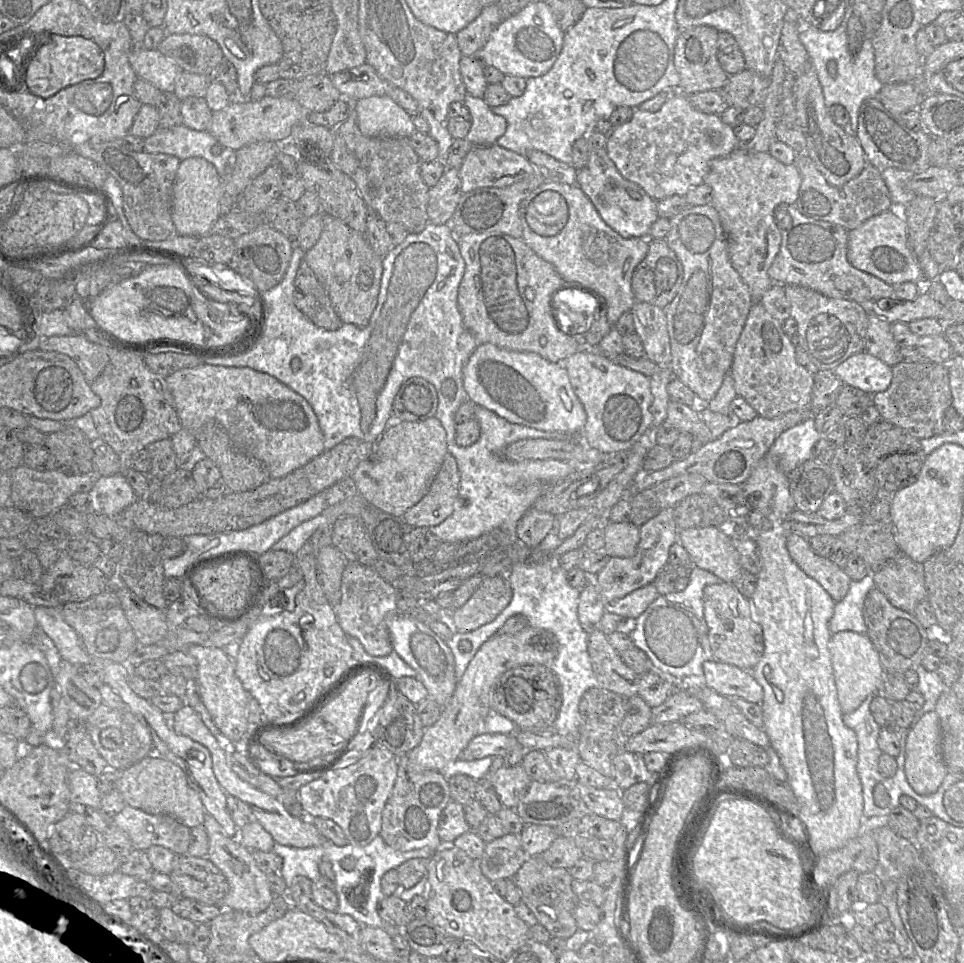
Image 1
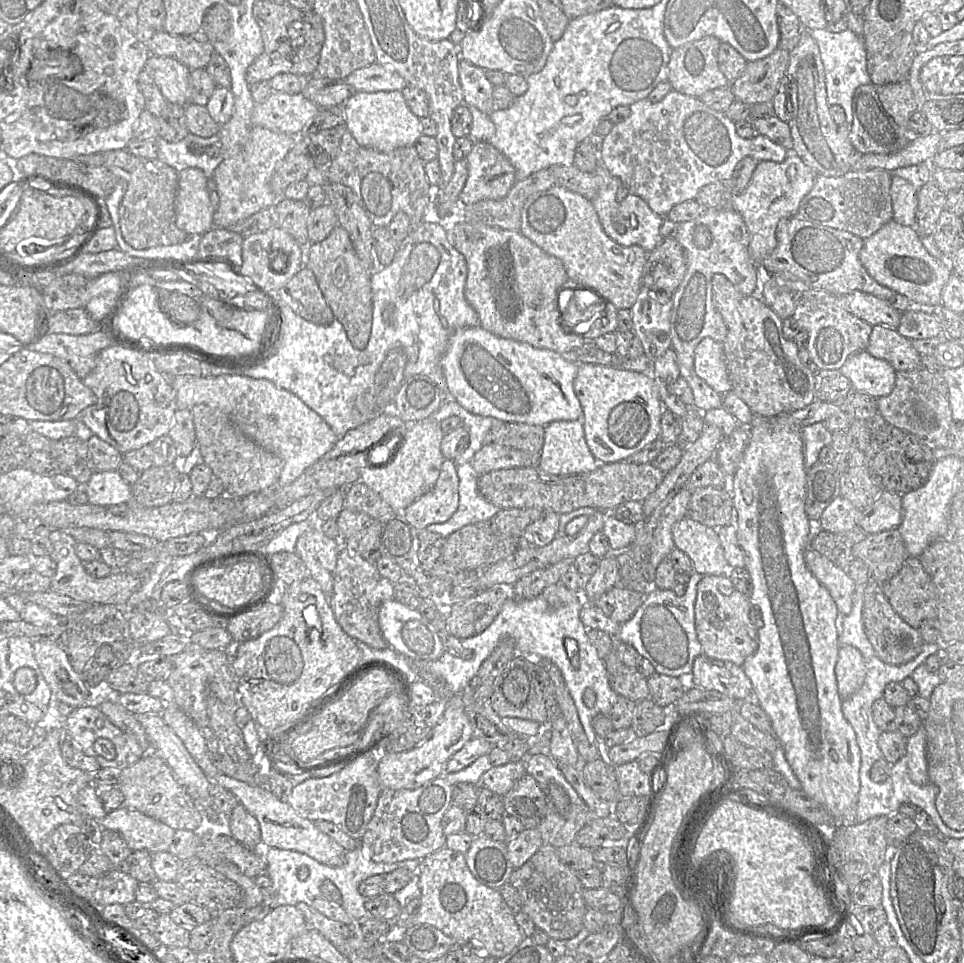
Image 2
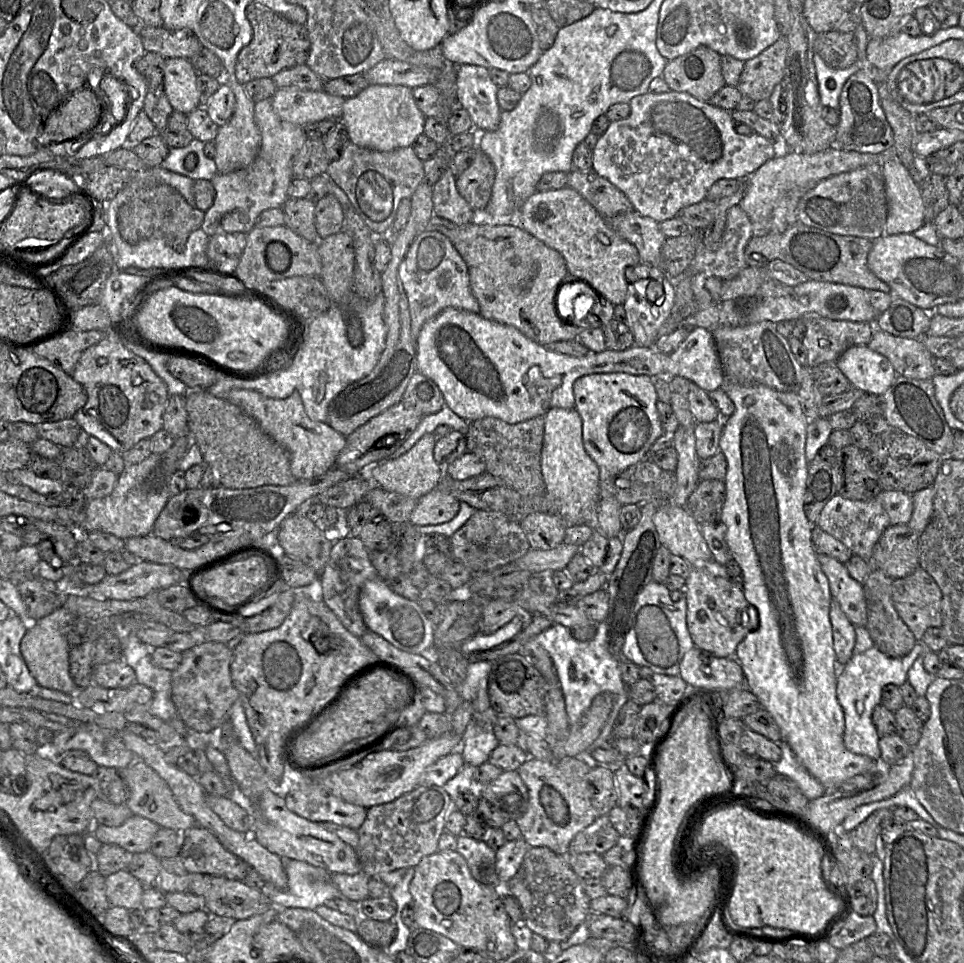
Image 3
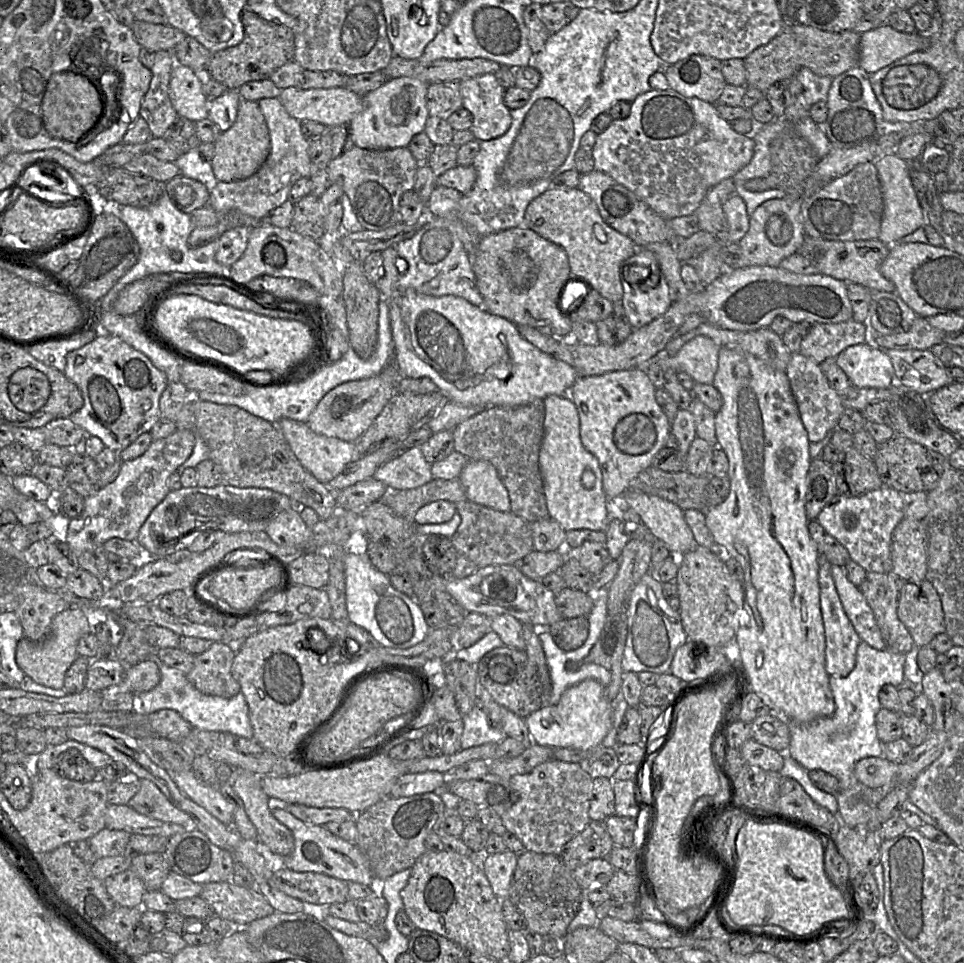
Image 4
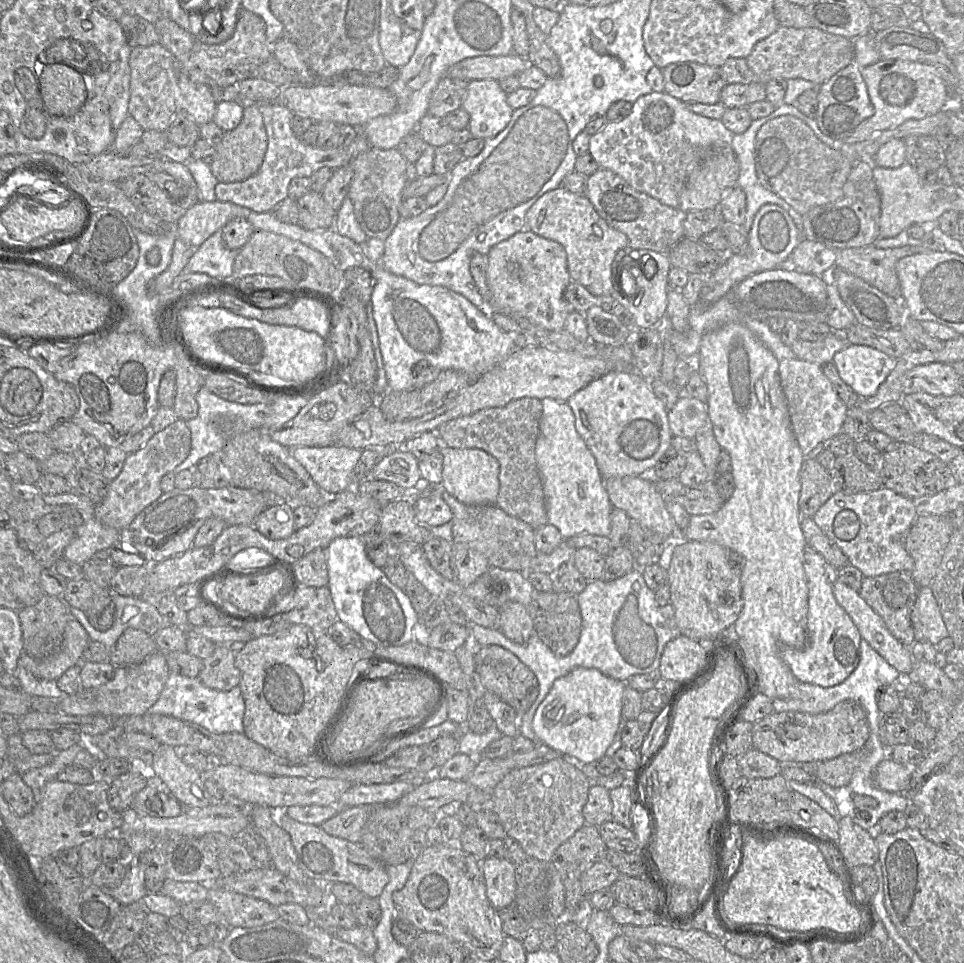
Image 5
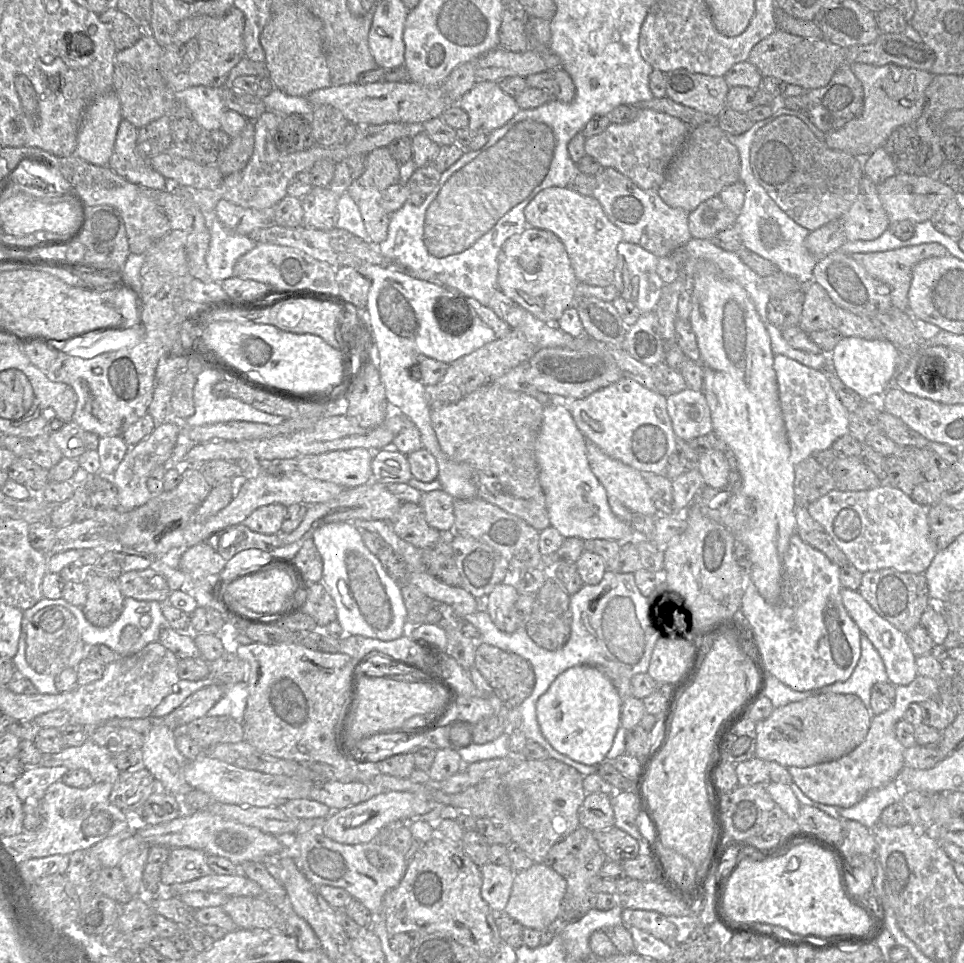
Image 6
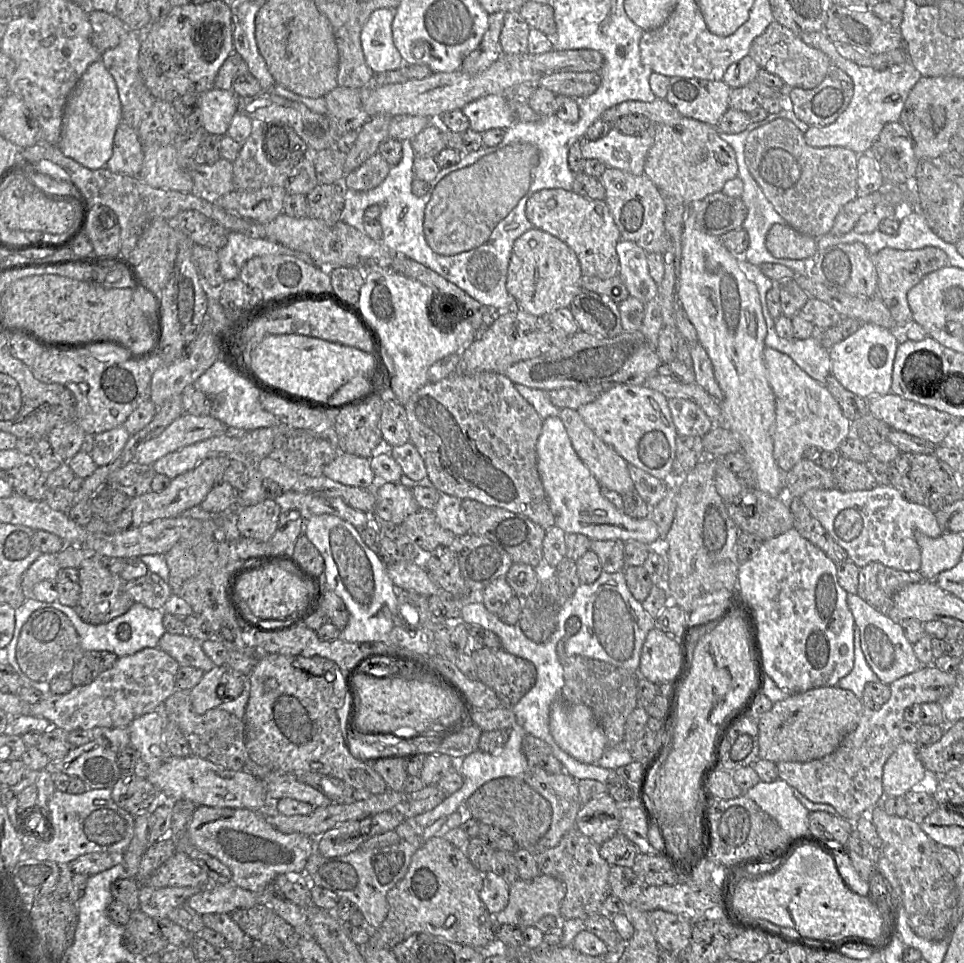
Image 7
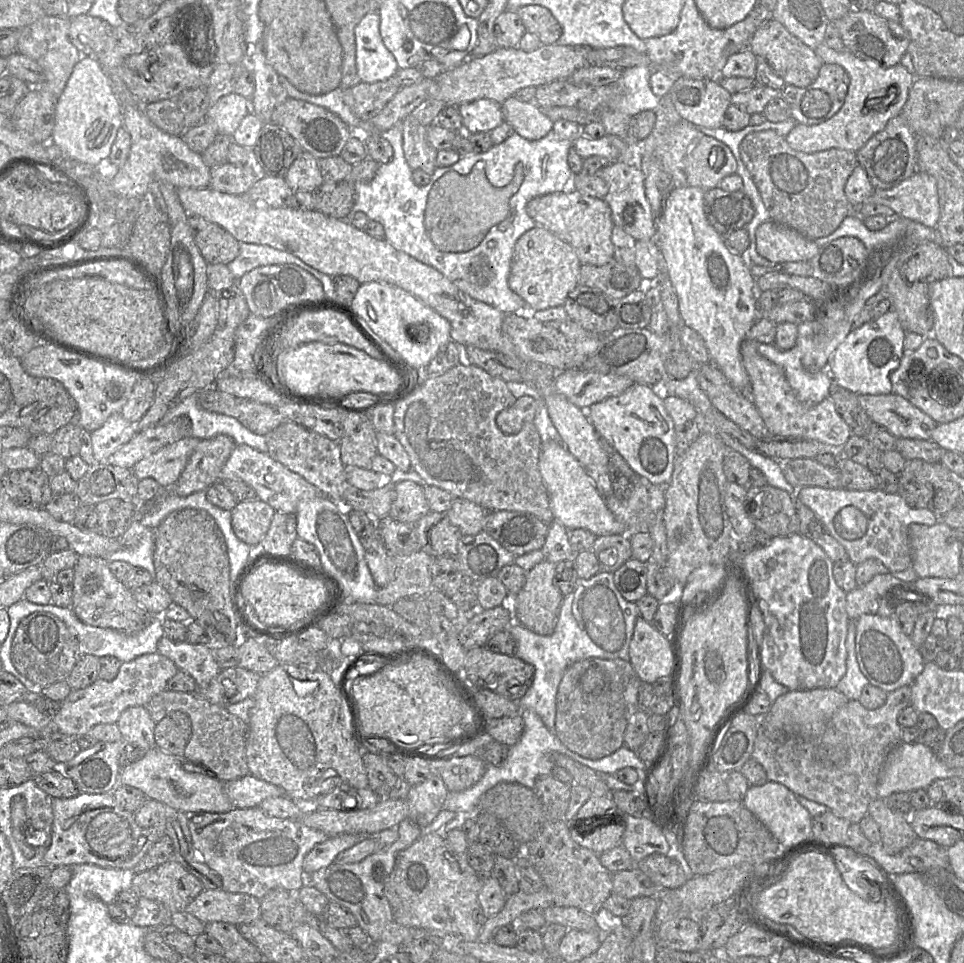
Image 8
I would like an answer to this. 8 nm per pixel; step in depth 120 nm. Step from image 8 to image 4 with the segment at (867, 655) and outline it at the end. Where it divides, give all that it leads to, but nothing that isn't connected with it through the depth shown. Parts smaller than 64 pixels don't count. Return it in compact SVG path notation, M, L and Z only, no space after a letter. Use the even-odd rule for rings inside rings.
M832 565L831 574L844 611L860 639L877 650L886 649L875 616L859 587L848 580L844 567Z

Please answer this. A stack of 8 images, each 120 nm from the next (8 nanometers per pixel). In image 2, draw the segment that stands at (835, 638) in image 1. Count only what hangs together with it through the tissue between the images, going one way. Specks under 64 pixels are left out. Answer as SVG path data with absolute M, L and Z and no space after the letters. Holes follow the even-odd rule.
M841 645L835 674L842 700L849 698L861 688L866 672L866 659L861 652L853 646Z

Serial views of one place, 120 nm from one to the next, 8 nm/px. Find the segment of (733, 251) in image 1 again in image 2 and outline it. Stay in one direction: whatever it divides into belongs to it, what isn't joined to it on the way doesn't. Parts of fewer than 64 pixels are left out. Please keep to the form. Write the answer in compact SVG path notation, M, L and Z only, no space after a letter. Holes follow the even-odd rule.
M790 149L788 150L788 156L781 162L759 161L746 189L741 194L731 196L731 207L741 214L748 229L750 235L749 256L757 268L777 245L776 228L779 220L797 214L800 202L812 189L816 176L817 173Z

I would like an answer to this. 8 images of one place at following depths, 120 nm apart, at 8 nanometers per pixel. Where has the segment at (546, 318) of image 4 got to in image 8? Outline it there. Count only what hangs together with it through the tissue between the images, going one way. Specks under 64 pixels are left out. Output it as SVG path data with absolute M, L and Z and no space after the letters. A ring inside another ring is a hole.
M536 226L516 242L508 284L525 301L528 313L563 306L568 294L579 285L581 266L571 245L549 230Z

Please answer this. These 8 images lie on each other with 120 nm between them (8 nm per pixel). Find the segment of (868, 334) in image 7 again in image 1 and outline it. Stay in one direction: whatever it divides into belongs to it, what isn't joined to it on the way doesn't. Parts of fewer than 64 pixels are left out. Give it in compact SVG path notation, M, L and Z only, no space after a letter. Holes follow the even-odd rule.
M865 350L850 356L833 372L845 385L867 394L886 391L893 377L892 367Z

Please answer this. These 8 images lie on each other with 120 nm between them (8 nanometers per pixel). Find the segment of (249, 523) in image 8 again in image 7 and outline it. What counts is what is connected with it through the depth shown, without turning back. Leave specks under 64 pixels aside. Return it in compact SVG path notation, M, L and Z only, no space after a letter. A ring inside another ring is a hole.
M266 499L255 505L234 507L237 514L237 528L243 537L269 542L276 532L281 507L273 500Z

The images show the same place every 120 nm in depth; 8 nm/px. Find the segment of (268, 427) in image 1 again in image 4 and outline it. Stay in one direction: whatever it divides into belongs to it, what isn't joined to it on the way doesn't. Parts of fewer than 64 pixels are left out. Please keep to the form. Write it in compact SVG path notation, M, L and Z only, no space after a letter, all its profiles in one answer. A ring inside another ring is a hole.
M283 418L276 425L302 466L323 484L328 484L343 471L347 464L360 458L357 457L355 443L317 434L305 422Z

